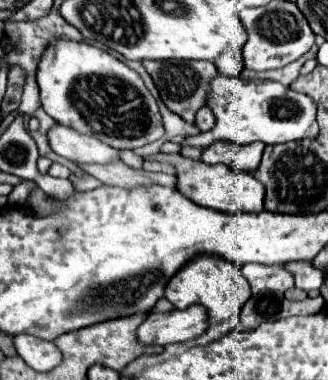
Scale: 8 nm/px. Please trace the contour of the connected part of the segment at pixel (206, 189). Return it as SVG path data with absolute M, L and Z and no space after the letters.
M179 153L175 155L163 155L159 161L167 161L171 165L175 165L177 169L177 189L183 197L187 197L189 201L213 209L213 211L221 211L221 213L259 213L263 211L263 195L265 189L263 185L251 175L251 173L237 173L225 165L207 165L189 157L183 157Z

